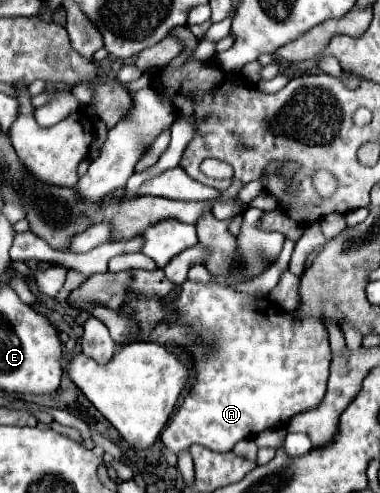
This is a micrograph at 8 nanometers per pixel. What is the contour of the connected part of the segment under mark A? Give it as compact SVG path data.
M253 207L243 213L241 235L237 237L243 267L231 277L215 277L215 283L209 285L187 279L179 299L167 303L167 309L177 317L167 317L147 337L161 345L185 349L195 361L197 383L161 433L161 441L175 455L195 443L227 453L241 439L253 439L269 427L283 427L297 413L317 409L325 397L331 349L323 323L319 319L295 319L263 299L229 287L263 273L269 263L265 259L281 253L285 237L257 229L261 215L263 211Z

